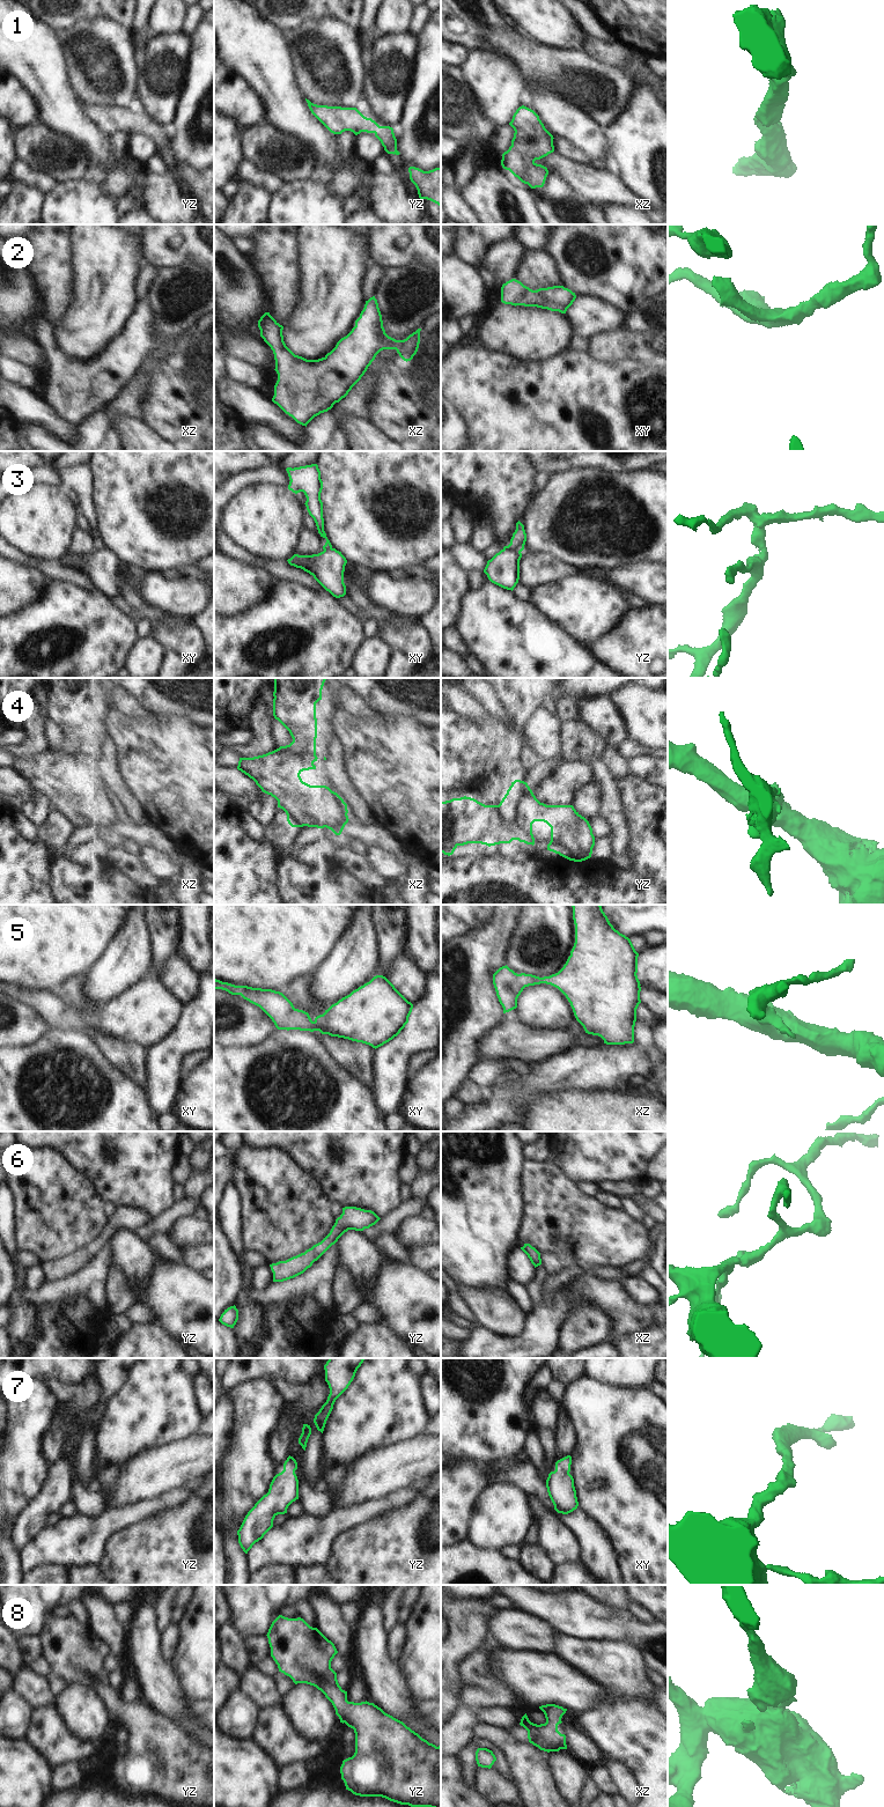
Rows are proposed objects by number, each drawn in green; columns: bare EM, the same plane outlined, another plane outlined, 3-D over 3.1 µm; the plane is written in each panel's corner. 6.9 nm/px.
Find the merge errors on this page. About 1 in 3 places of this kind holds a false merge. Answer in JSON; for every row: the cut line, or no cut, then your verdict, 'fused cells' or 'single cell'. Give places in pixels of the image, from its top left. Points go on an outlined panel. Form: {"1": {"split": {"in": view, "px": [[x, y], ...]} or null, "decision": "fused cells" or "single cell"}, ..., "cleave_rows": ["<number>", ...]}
{"1": {"split": null, "decision": "single cell"}, "2": {"split": null, "decision": "single cell"}, "3": {"split": {"in": "yz", "px": [[503, 548], [513, 548], [520, 552]]}, "decision": "fused cells"}, "4": {"split": {"in": "xz", "px": [[316, 735], [307, 738], [292, 750], [279, 747]]}, "decision": "fused cells"}, "5": {"split": null, "decision": "single cell"}, "6": {"split": null, "decision": "single cell"}, "7": {"split": null, "decision": "single cell"}, "8": {"split": null, "decision": "single cell"}, "cleave_rows": ["3", "4"]}

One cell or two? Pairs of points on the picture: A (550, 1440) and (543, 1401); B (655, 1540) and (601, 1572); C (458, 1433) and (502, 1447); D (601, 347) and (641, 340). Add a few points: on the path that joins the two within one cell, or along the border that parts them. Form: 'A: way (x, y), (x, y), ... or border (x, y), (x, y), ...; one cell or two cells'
A: way (545, 1431), (544, 1410); one cell
B: border (608, 1538), (617, 1555), (617, 1564), (620, 1572); two cells
C: way (469, 1433), (488, 1433), (492, 1437); one cell
D: way (611, 347), (631, 344); one cell

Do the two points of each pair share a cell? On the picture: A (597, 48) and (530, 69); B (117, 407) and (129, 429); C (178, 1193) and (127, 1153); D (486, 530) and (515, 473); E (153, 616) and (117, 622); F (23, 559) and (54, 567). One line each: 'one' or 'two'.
A: two
B: two
C: two
D: two
E: two
F: one

